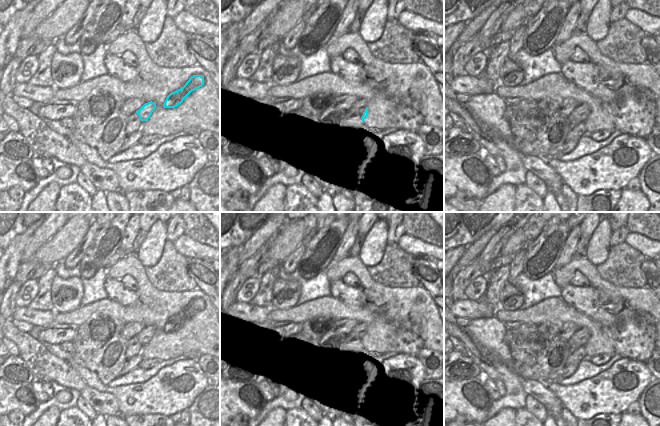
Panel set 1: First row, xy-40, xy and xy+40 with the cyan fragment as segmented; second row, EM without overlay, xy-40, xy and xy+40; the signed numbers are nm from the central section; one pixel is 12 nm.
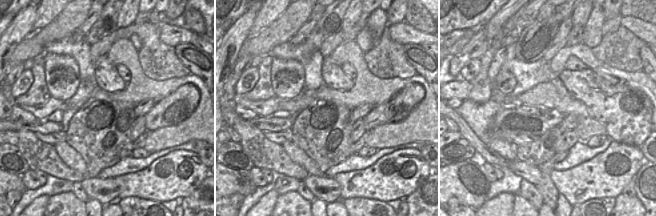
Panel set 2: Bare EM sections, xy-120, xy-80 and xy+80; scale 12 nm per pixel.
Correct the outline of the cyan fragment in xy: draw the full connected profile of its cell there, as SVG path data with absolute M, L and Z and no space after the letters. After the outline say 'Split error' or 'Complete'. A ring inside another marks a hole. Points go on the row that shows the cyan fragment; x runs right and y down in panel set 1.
M359 99L348 113L350 116L360 116L362 121L364 121L368 116L367 101L365 99Z. Split error.

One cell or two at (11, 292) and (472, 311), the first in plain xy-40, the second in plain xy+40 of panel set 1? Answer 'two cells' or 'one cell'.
two cells

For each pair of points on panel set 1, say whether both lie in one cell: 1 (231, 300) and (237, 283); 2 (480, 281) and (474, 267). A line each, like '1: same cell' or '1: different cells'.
1: same cell
2: different cells

